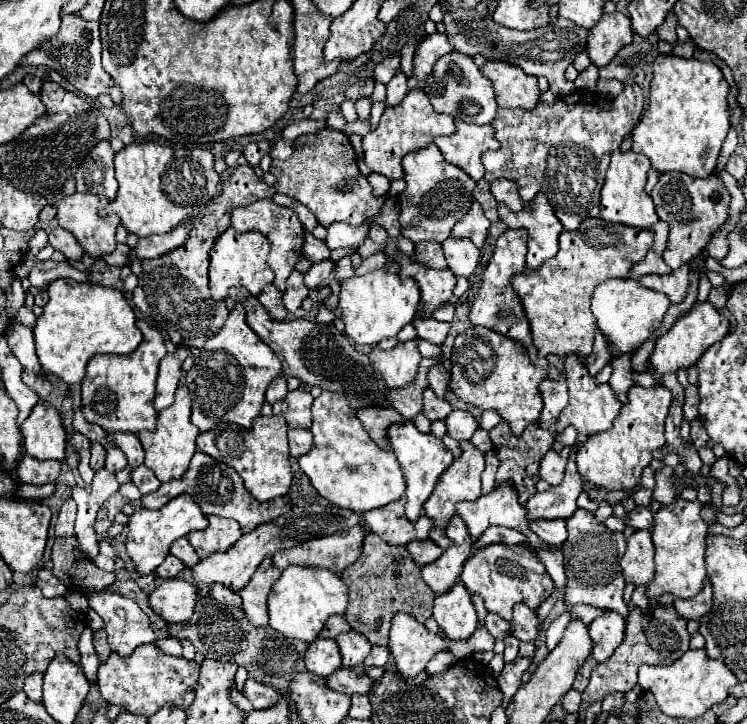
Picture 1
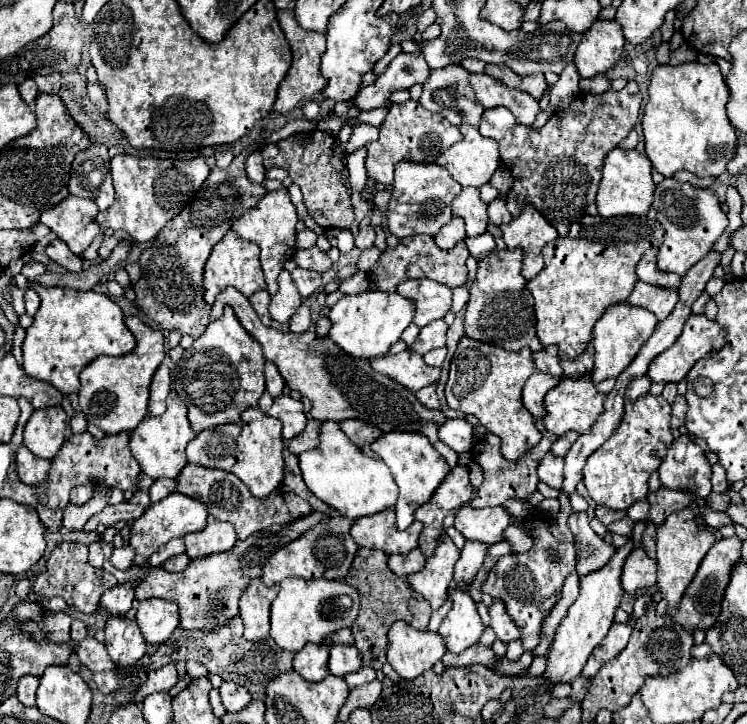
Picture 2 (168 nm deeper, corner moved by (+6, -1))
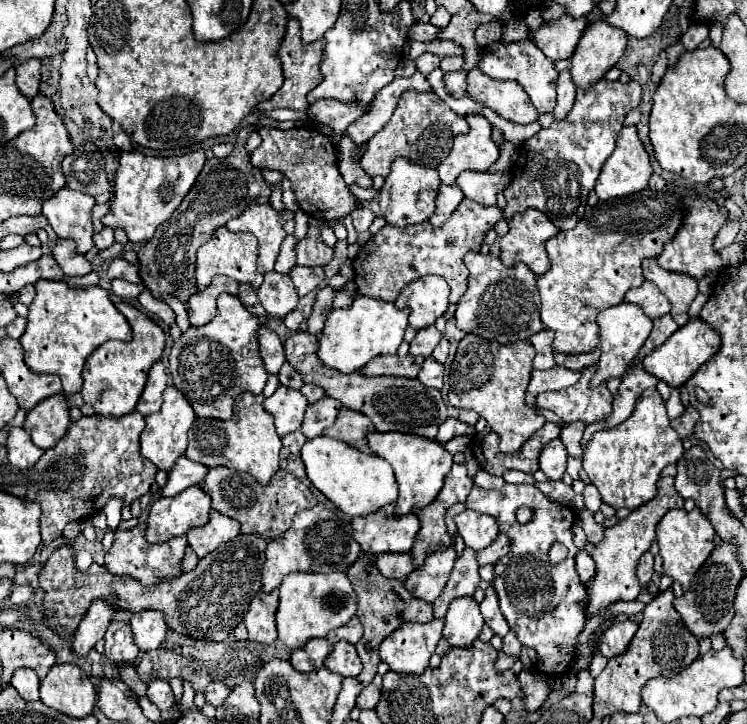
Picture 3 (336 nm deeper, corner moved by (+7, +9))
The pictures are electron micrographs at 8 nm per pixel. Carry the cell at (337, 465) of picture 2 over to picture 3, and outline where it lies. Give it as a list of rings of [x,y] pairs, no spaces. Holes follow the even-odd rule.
[[[318,436],[314,440],[308,440],[302,446],[302,460],[310,482],[328,500],[332,500],[342,512],[346,512],[352,518],[372,514],[378,508],[396,502],[398,498],[398,484],[394,478],[394,470],[384,458],[376,454],[364,454],[360,450],[352,450],[352,446],[336,438],[332,440],[328,436]],[[320,460],[328,460],[328,462],[320,462]]]

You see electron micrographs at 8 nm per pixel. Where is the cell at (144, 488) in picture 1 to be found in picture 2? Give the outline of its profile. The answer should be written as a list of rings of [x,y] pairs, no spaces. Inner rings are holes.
[[[163,478],[163,480],[155,480],[153,488],[149,490],[149,494],[151,494],[151,502],[159,502],[159,500],[163,500],[163,498],[169,496],[171,492],[175,492],[175,488],[177,488],[177,480],[167,480],[167,478]]]

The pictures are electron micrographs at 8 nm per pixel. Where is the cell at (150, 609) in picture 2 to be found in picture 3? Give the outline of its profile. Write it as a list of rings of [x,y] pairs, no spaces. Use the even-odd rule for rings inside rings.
[[[140,610],[132,614],[130,626],[134,630],[136,646],[144,652],[158,648],[164,642],[168,630],[164,614],[160,614],[160,610]]]

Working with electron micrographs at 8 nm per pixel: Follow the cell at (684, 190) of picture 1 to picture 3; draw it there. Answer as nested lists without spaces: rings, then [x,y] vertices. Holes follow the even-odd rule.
[[[678,194],[678,198],[688,208],[688,212],[682,218],[680,230],[676,232],[676,236],[672,238],[672,242],[664,244],[662,254],[656,260],[658,260],[658,264],[664,270],[686,272],[686,274],[694,276],[696,280],[700,280],[708,270],[718,270],[722,266],[718,252],[714,252],[714,248],[712,248],[712,240],[714,240],[716,232],[724,226],[726,218],[728,218],[728,210],[724,210],[722,206],[718,206],[716,200],[712,200],[712,198],[684,196],[684,194]]]

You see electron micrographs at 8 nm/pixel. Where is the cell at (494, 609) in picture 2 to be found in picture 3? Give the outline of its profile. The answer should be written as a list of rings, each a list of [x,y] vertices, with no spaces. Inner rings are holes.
[[[492,586],[486,590],[486,598],[484,598],[484,602],[480,604],[480,610],[482,610],[482,616],[484,616],[486,624],[492,628],[494,634],[498,634],[498,636],[506,636],[506,634],[508,634],[510,626],[508,626],[506,618],[504,618],[502,612],[500,612],[498,596],[496,596],[496,592],[494,592]]]

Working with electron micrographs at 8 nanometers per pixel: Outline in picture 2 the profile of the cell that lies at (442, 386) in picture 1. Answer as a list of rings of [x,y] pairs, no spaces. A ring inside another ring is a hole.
[[[405,350],[395,356],[381,356],[371,360],[371,368],[383,376],[393,378],[409,390],[419,390],[423,386],[433,384],[439,378],[439,368],[431,368],[423,362],[423,356]],[[383,360],[383,362],[381,362]]]

